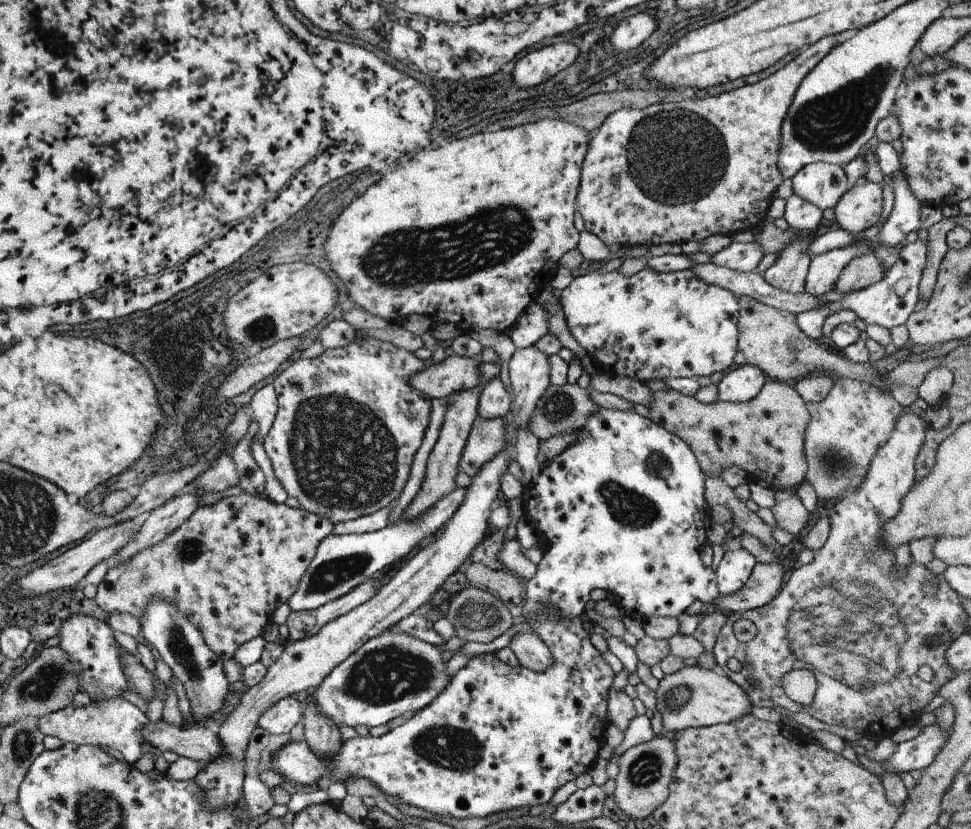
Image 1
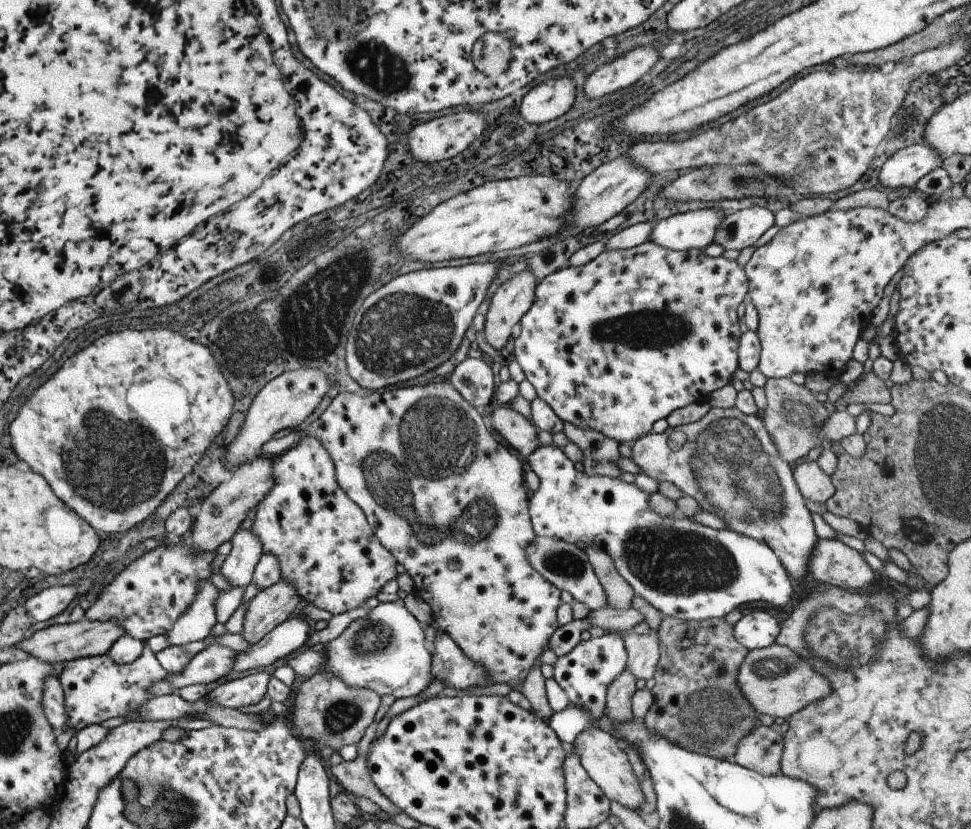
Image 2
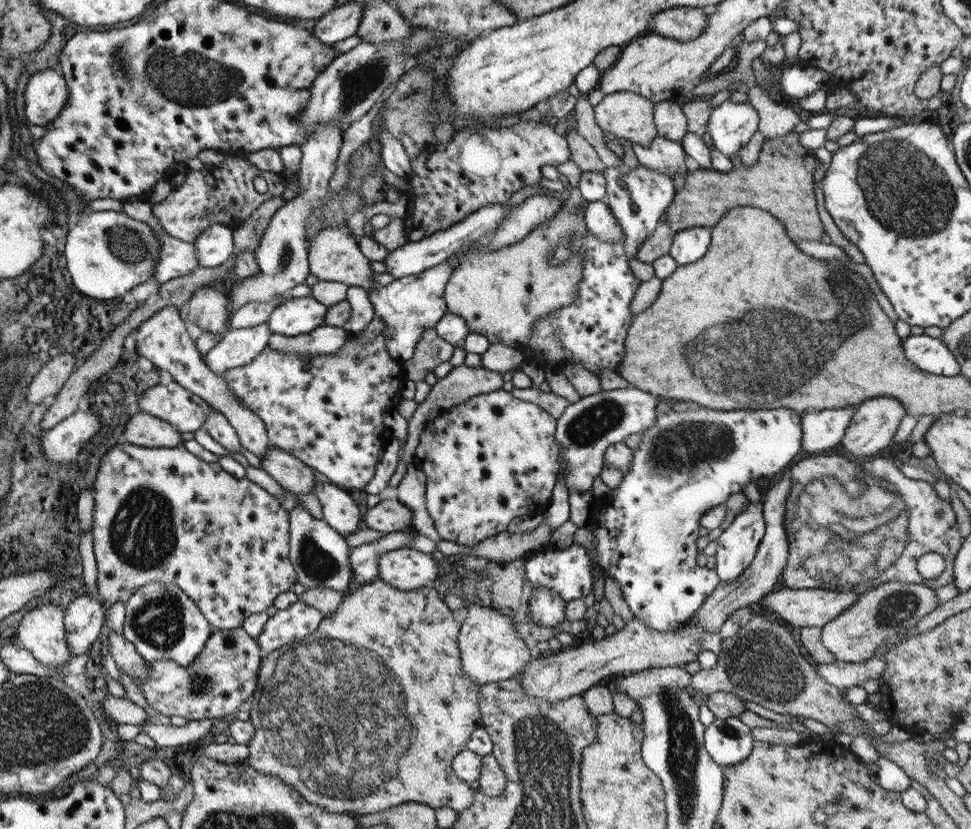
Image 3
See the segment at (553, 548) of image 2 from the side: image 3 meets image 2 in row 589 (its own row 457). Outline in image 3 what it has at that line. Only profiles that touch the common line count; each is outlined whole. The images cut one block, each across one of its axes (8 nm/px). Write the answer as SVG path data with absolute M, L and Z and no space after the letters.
M637 388L609 390L593 396L585 396L575 404L569 404L561 418L555 420L553 444L557 446L557 472L555 484L563 484L567 492L589 492L593 480L601 472L603 452L609 444L623 442L631 434L643 434L649 430L655 418L655 400Z

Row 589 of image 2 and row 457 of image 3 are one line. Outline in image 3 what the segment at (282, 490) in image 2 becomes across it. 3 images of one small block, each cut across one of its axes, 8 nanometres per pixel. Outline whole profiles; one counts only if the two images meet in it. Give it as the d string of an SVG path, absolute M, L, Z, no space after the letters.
M361 332L349 334L335 354L277 350L267 344L249 364L229 368L221 376L225 386L231 390L231 398L259 418L271 448L279 448L299 458L321 480L345 488L351 494L357 494L375 478L377 464L389 442L387 428L383 426L383 412L395 410L401 390L407 384L403 360L389 354L385 334L377 334L367 344L359 342L359 334Z

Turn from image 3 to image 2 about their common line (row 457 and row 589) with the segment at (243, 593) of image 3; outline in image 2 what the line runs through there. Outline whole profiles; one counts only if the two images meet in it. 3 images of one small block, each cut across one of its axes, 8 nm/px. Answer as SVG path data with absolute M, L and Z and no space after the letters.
M171 544L169 548L159 546L125 566L85 610L83 618L91 622L119 622L125 630L125 636L141 642L153 636L163 636L193 602L195 584L199 580L207 580L209 562L213 556L215 552L193 558L191 546L181 544Z

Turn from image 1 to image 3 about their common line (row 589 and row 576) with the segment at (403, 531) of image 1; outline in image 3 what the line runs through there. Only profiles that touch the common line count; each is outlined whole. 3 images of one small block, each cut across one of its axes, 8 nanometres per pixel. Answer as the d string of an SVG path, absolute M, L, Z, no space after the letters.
M297 508L289 514L289 562L297 574L297 582L307 590L323 588L339 594L349 594L353 580L353 568L349 562L349 546L345 538L323 520L315 520L305 508Z

